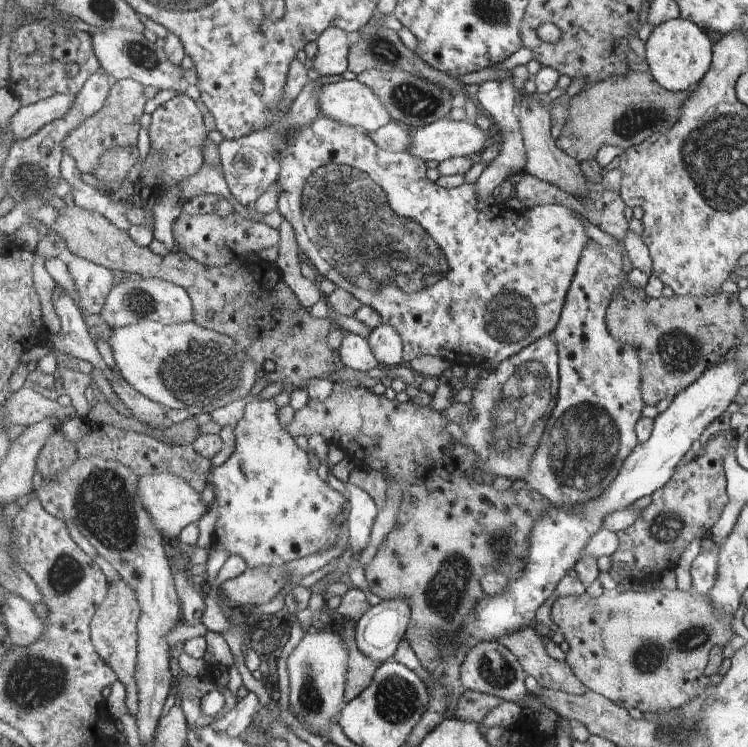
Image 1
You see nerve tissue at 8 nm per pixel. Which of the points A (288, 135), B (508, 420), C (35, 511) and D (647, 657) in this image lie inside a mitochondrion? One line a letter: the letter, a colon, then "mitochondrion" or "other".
A: other
B: mitochondrion
C: other
D: mitochondrion

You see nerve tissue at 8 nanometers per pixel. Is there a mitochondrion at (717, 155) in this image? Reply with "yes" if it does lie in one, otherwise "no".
yes

